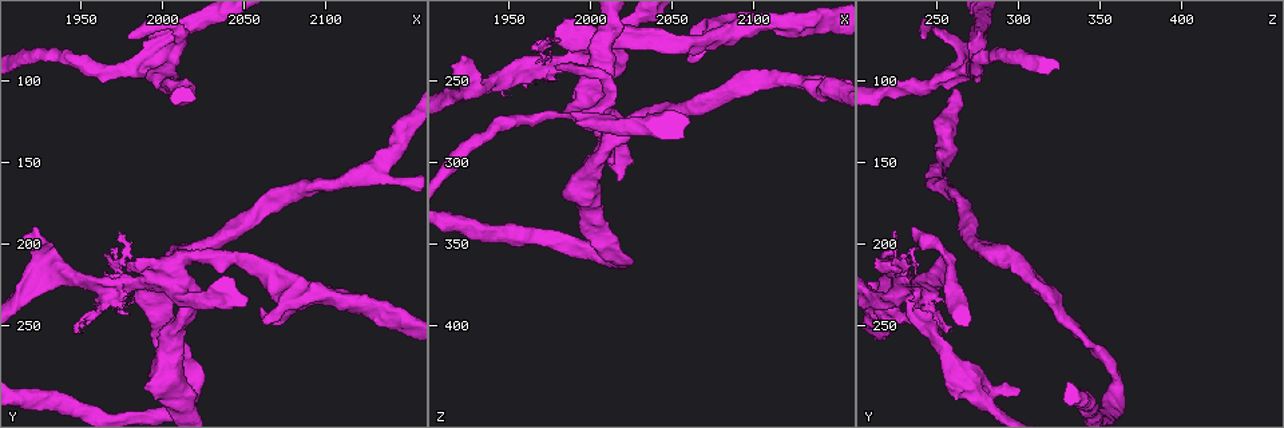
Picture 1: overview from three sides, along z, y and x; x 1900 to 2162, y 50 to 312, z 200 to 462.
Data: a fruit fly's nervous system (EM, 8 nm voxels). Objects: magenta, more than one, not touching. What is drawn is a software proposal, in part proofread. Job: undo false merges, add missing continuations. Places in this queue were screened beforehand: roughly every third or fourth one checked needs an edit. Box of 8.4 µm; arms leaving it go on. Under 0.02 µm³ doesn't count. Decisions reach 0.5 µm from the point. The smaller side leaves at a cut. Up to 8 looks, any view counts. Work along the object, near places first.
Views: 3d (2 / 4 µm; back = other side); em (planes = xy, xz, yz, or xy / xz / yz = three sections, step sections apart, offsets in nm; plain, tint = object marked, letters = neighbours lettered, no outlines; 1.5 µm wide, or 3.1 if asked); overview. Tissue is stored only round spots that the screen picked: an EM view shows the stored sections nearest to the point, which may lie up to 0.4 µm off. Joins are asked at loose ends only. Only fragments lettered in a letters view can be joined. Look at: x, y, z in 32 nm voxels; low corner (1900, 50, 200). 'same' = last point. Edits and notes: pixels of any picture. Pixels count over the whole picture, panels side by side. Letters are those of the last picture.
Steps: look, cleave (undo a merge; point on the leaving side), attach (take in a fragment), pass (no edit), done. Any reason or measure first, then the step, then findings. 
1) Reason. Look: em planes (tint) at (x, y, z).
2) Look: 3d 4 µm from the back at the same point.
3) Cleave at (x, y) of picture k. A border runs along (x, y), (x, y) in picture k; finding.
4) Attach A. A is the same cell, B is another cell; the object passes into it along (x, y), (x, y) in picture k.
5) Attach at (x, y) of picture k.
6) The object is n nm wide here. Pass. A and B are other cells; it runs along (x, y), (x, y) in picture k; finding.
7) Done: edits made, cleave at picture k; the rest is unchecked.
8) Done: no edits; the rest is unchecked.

Looks like a crossing. Look: em planes (plain) at (2006, 224, 228).

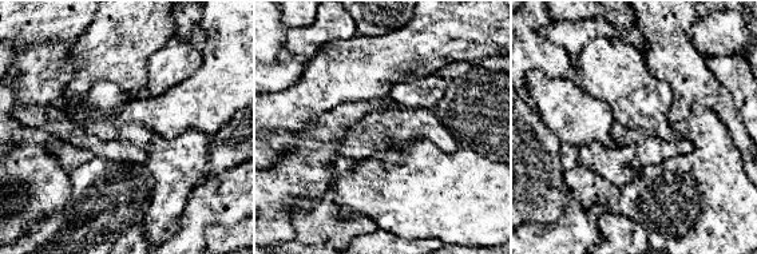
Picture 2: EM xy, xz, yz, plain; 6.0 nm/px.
Where the object lies. Look: em planes (tint) at the same point.

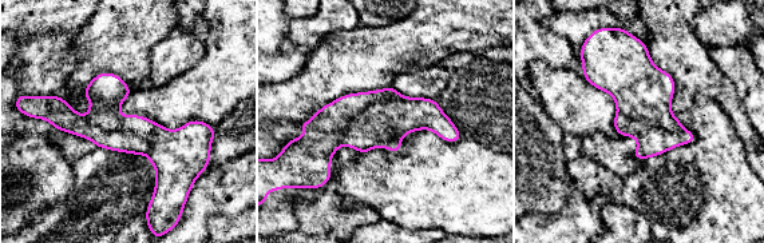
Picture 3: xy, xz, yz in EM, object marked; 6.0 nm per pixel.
See the neighbours. Look: em planes (letters) at the same point.

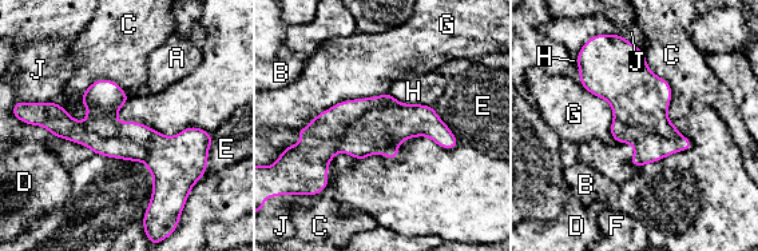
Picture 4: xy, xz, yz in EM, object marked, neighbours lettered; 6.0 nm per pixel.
The object is 130 nm wide here; the longest contact is with G, 600 nm. Cleave at (381, 130) of picture 4. A, B, C, D, E, F, G, H and J are other cells; a second neuron is stuck on.

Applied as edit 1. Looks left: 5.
Redraw. Look: overview.

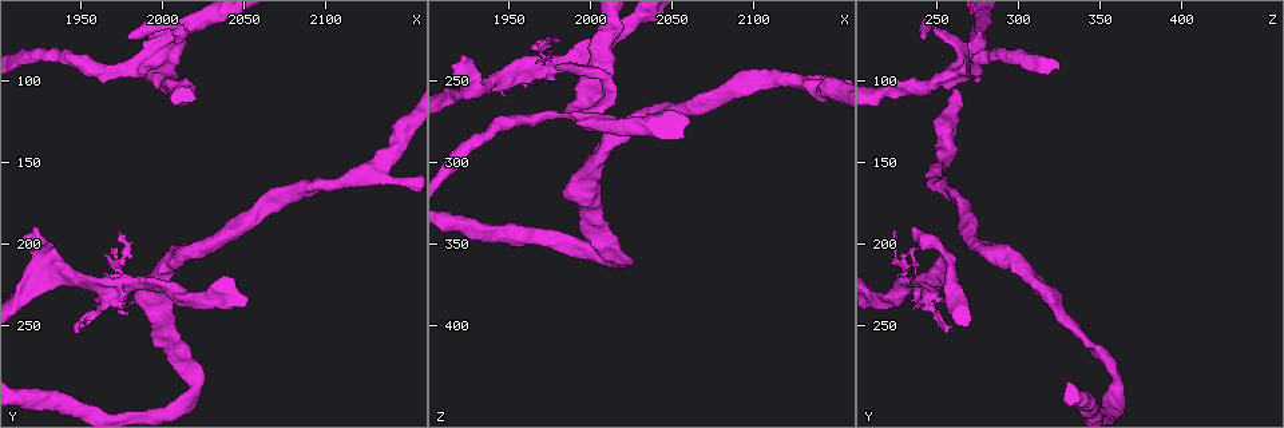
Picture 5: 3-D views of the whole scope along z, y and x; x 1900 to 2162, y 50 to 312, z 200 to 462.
Branch stops here. Look: em yz step 4 (tint) at (1978, 74, 244).

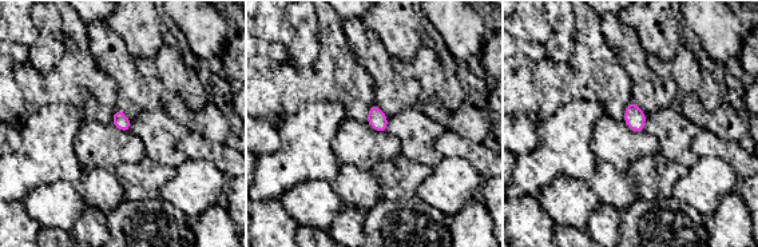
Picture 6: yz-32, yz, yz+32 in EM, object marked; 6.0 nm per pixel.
Look: em planes (letters) at the same point.

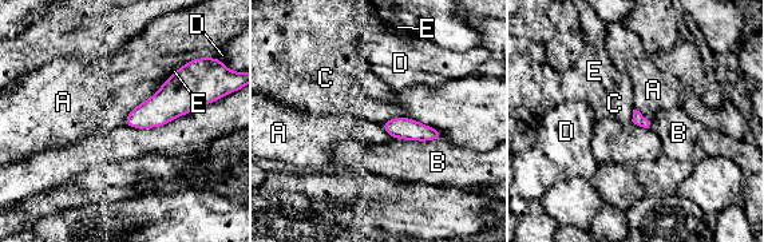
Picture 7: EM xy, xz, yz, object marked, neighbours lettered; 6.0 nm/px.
Pass. A, B, C, D and E are other cells; a border runs along (394, 137), (415, 141), (442, 139) in picture 7; no lettered fragment goes on from it.

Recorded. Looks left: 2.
Done: edits made, cleave at picture 4; the rest is unchecked.

